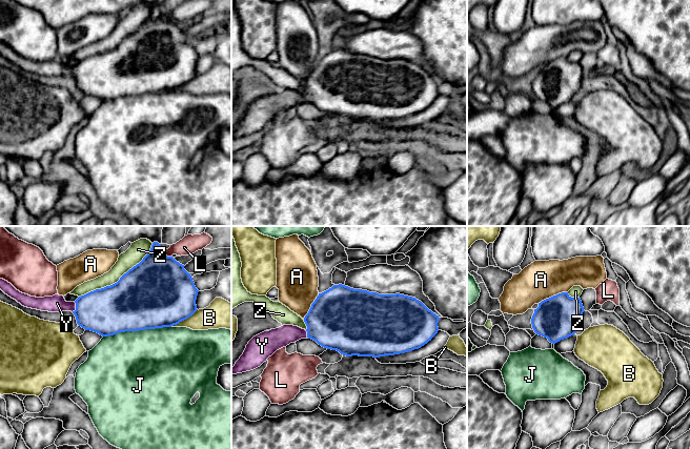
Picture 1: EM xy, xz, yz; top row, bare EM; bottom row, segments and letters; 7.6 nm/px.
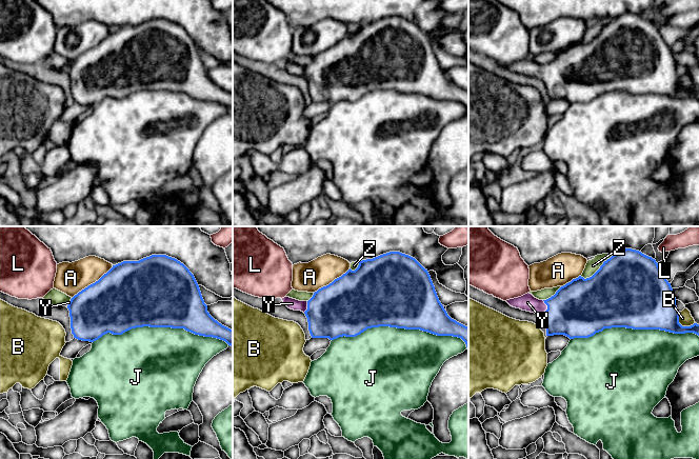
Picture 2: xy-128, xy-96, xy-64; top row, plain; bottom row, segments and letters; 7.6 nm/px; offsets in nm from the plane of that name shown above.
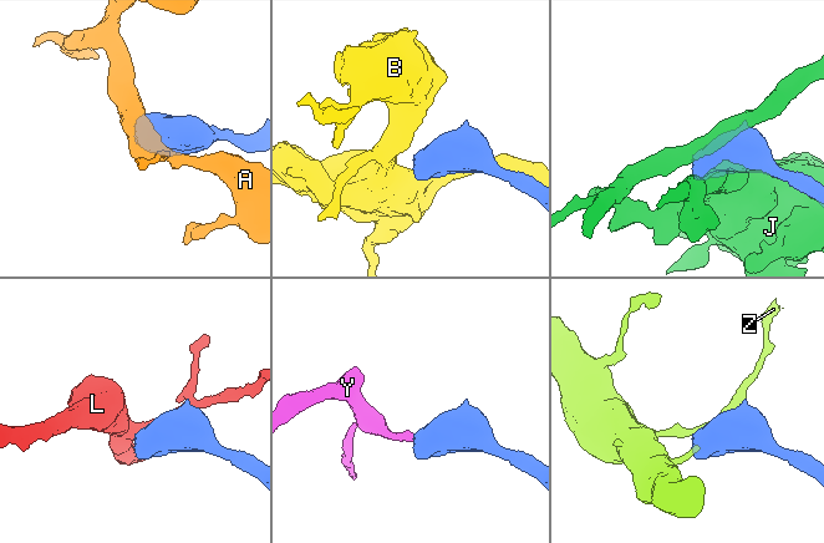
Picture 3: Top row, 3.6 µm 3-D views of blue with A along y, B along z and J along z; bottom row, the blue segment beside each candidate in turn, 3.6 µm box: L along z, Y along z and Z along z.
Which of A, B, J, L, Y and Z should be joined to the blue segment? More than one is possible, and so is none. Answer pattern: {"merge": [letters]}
{"merge": ["Y"]}

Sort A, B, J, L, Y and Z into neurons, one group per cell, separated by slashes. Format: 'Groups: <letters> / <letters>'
Groups: A / B / J / L / Y / Z

